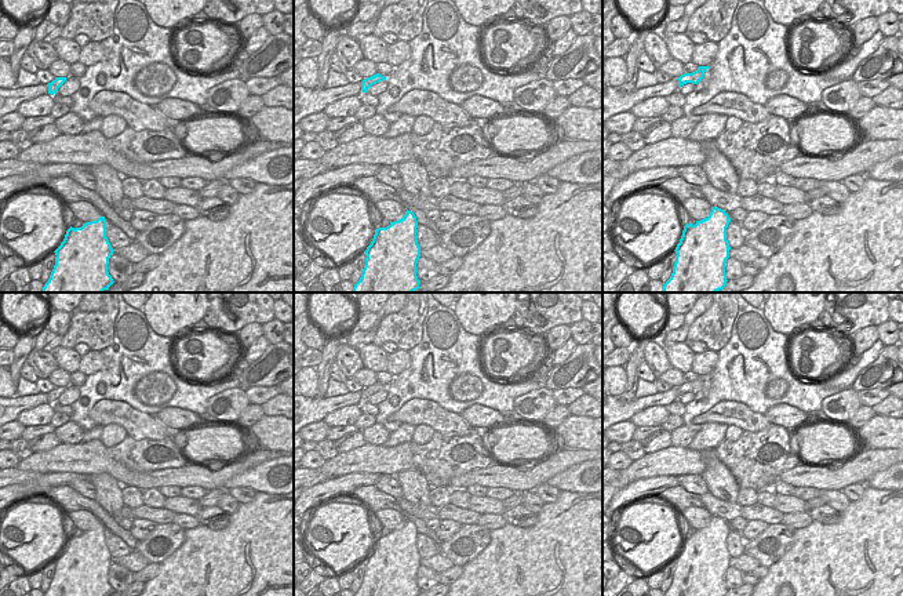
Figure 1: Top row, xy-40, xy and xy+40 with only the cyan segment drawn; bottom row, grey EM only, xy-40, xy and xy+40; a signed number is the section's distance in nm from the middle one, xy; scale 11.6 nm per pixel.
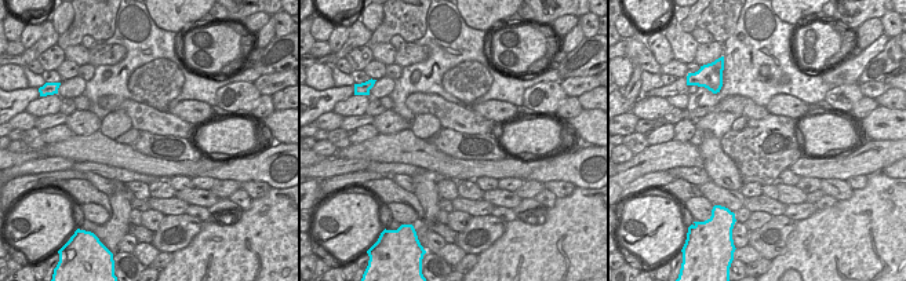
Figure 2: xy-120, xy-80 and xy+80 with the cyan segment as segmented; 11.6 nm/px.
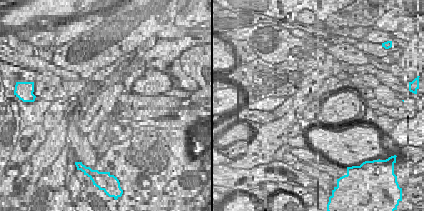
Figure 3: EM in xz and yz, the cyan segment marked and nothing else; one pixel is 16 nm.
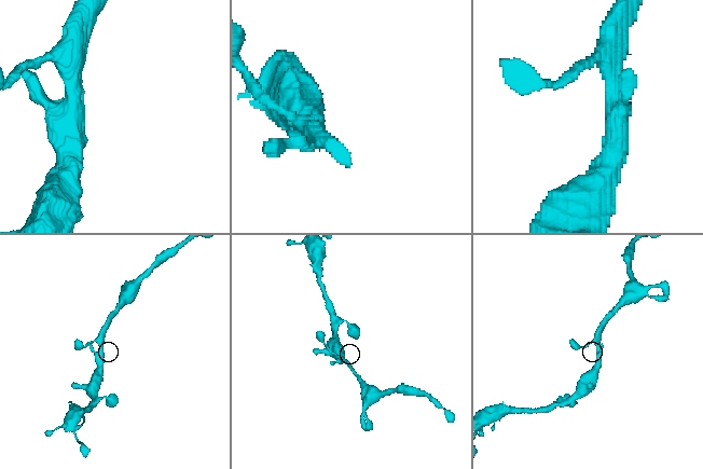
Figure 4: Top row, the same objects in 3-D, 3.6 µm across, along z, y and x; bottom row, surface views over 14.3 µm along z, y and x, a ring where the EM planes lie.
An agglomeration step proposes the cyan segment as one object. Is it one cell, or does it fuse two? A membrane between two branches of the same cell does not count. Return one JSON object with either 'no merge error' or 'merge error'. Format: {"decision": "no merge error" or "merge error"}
{"decision": "no merge error"}

